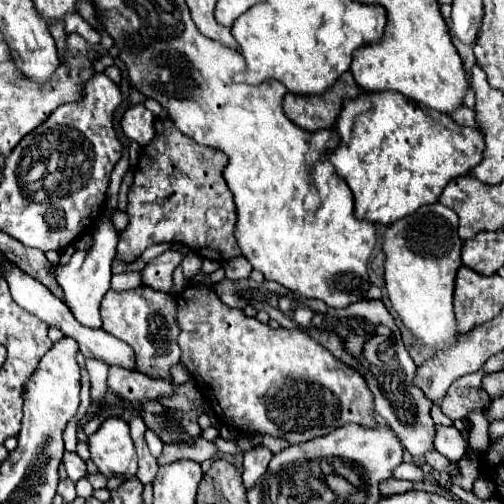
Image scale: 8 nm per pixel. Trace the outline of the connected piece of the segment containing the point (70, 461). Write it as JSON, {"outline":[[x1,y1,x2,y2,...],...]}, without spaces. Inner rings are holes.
{"outline":[[67,452,63,454,63,468,67,472,67,476,75,482,79,478,83,478,87,474,87,466,85,466,85,460,81,460,75,452]]}

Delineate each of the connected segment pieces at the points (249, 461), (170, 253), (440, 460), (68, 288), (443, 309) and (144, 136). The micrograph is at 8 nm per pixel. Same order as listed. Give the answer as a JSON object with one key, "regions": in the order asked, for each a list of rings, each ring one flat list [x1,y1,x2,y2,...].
{"regions":[[[257,446,251,448,249,452,245,452,245,462,243,462,243,484,245,488,251,488,259,476,267,470,267,464,271,460,271,450,265,446]],[[167,250,161,256,157,256,155,260,151,260,143,274,143,284,151,286,153,290,159,292,171,293,174,284,172,279,173,270,175,266,179,266,183,260,183,254,179,250]],[[431,450,431,452,427,452,427,454,425,454,425,462,427,462,431,468,439,470,439,472,457,474,457,468,455,468,455,464,453,464,451,460,445,460,445,458,443,458,439,452,435,452,435,450]],[[111,220,101,222,97,226,97,232,93,234,95,244,89,250,83,252,75,252,71,256,71,260,67,264,51,264,49,270,55,276,59,288,63,290,65,296,65,304,69,306,69,310,73,312,75,320,83,326,101,326,101,316,99,316,99,304,103,300,103,296,109,290,109,280,111,280,111,262,115,258,115,248,117,248,117,240,119,234,113,226]],[[435,202,421,206,417,214,393,222,383,232,385,288,393,310,403,324,427,346,441,350,455,342,453,282,461,266,461,238,457,236,457,214]],[[137,104,137,106,129,106,127,112,123,114,121,128,129,140,137,142,139,146,145,146,155,136,153,120,155,120,153,112,149,112,143,104]]]}

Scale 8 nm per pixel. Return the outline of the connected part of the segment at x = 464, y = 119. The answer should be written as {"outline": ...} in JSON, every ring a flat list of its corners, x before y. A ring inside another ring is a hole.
{"outline":[[459,106,457,110,451,112,451,118,459,124,459,126,469,126,469,128,477,128,477,122,475,122,475,112,467,106]]}

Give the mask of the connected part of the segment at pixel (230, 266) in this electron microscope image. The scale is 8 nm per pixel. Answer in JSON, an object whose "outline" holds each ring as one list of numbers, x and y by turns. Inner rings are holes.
{"outline":[[237,256,237,258,233,258,233,260,227,262,225,270,227,270,227,276,229,278,243,280,243,278,249,278,249,274,251,274,253,268,251,268,251,264,243,256]]}

